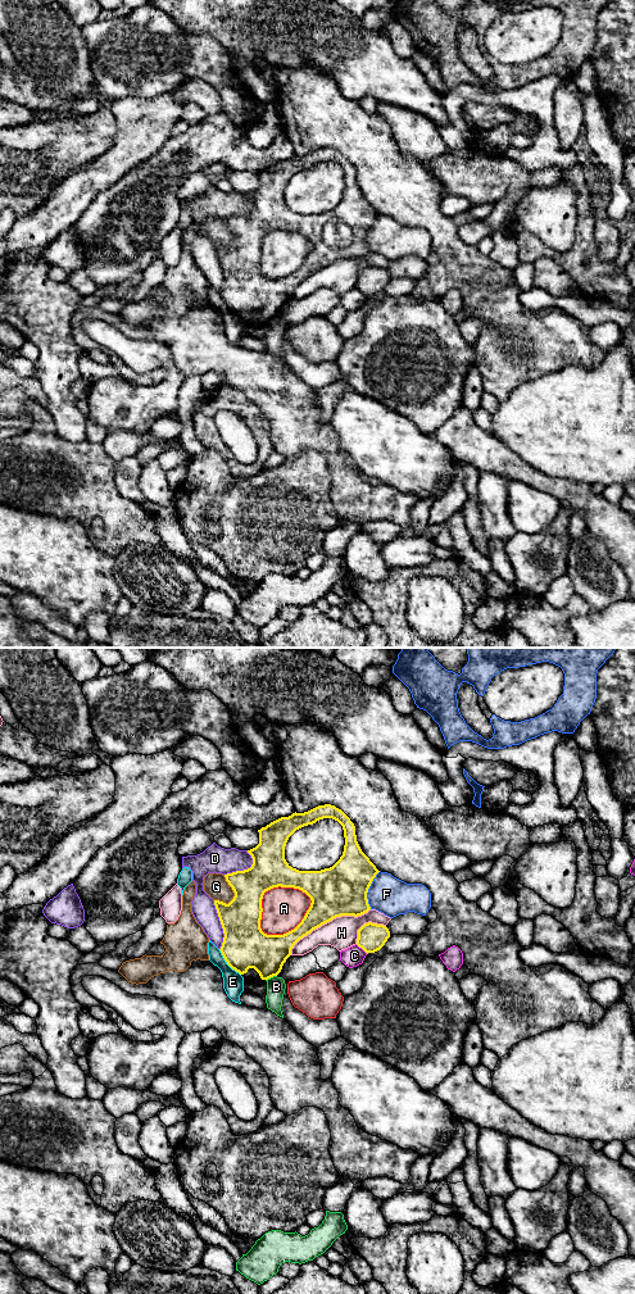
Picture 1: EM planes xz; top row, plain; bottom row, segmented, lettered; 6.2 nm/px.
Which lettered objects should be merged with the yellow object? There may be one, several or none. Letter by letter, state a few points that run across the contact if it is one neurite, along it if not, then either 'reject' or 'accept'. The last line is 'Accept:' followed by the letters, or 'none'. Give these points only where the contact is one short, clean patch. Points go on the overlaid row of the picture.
A: reject
B: line xz (276, 975), (266, 980); reject
C: reject
D: reject
E: reject
F: reject
G: reject
H: reject
Accept: none

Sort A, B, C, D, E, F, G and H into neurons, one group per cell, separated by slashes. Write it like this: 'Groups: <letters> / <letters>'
Groups: A / B / C / D / E / F / G / H

